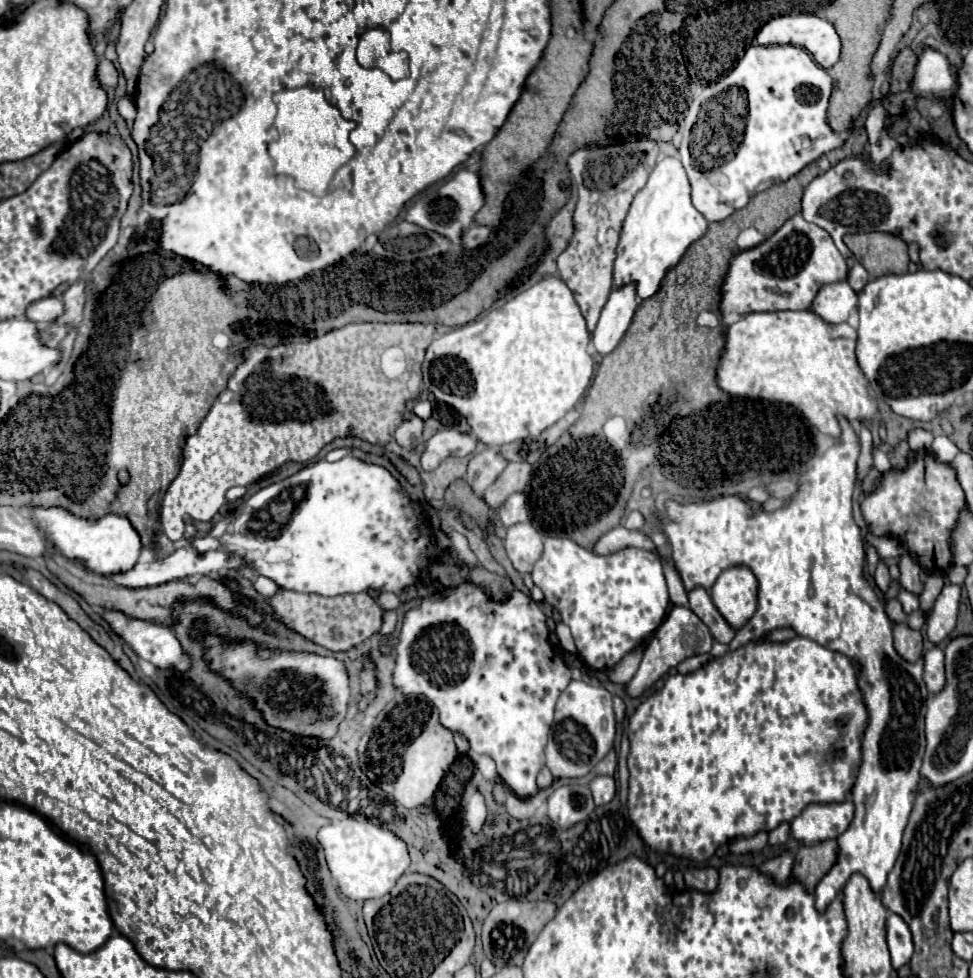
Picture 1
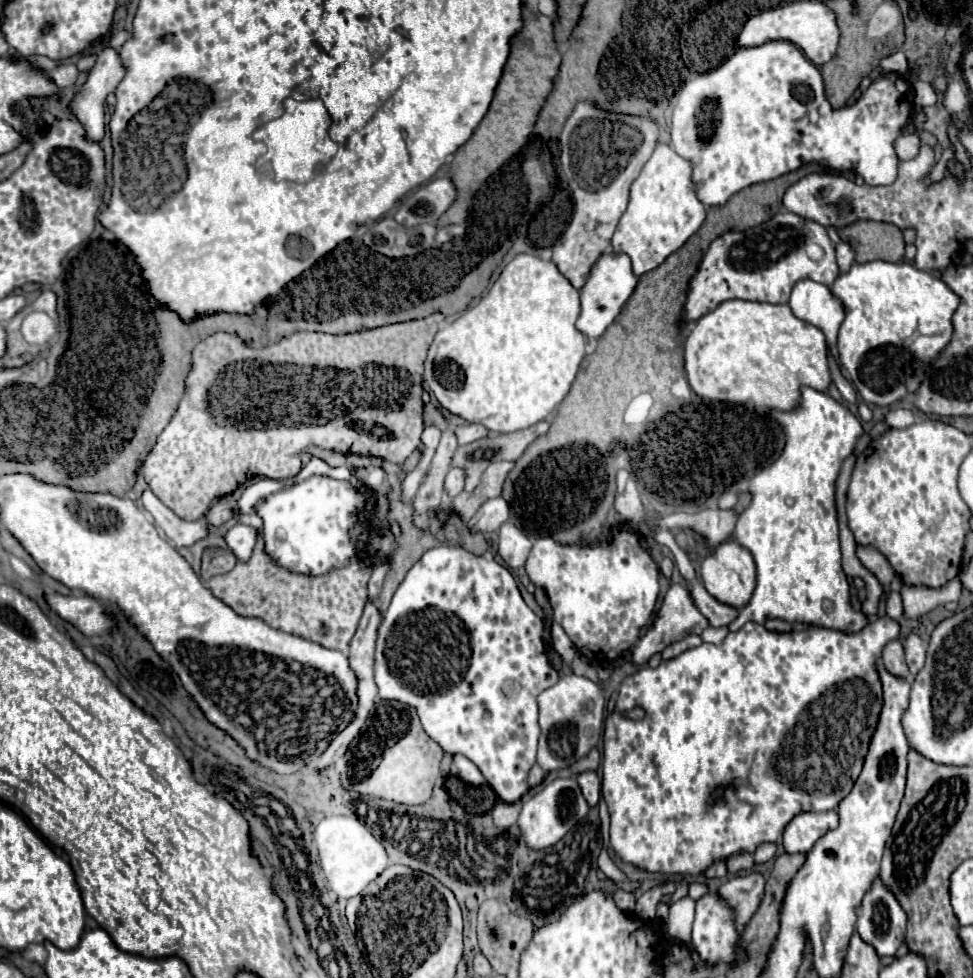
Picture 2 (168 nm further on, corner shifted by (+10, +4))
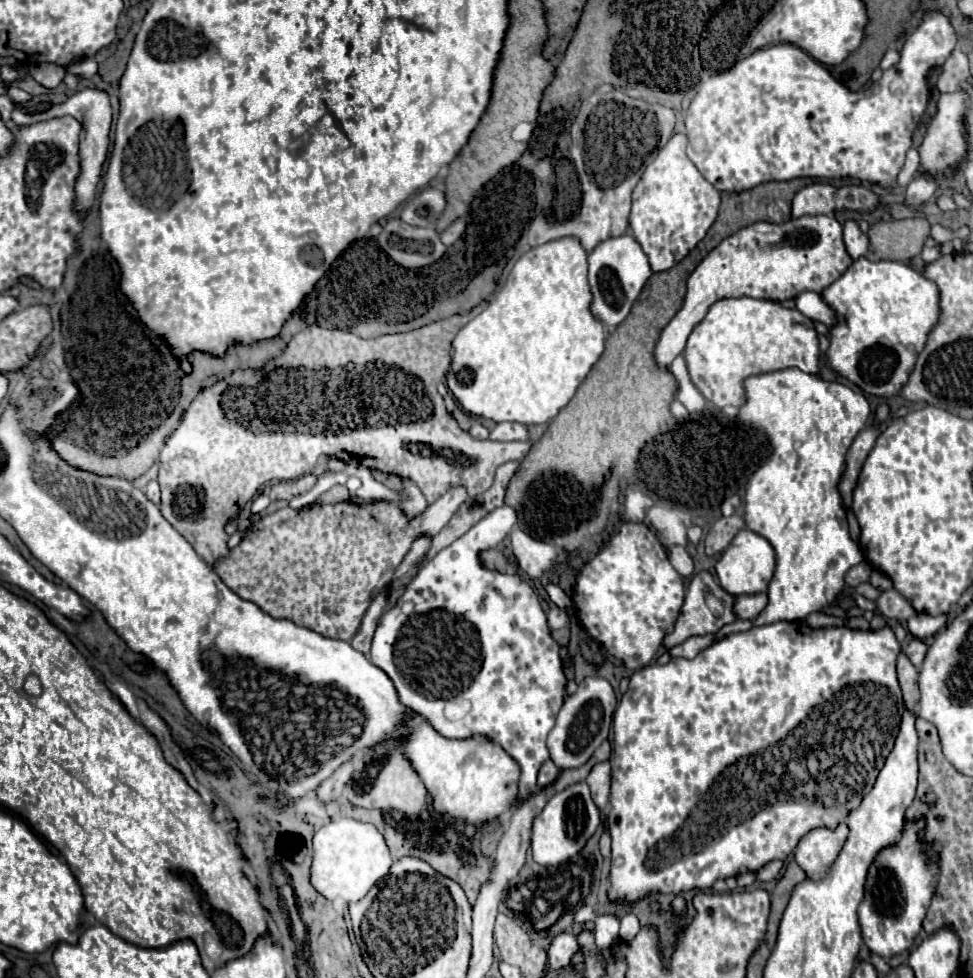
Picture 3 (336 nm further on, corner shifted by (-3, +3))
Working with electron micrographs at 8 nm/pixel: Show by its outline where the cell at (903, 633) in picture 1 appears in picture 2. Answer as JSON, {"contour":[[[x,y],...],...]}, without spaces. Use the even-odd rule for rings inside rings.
{"contour":[[[898,639],[890,641],[890,643],[884,647],[884,651],[882,651],[882,663],[884,663],[884,667],[886,667],[892,675],[910,679],[910,671],[906,669],[906,661],[904,661],[904,645],[902,645]]]}

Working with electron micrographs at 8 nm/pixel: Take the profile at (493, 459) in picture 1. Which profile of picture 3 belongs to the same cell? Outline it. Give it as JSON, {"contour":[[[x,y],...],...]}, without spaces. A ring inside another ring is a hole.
{"contour":[[[453,488],[413,518],[409,518],[401,506],[391,500],[377,500],[371,504],[313,504],[301,510],[287,506],[253,522],[239,546],[233,548],[227,558],[221,558],[213,570],[239,598],[257,604],[269,616],[287,618],[297,626],[315,630],[327,638],[349,642],[357,634],[373,596],[377,596],[393,578],[397,566],[411,550],[411,544],[421,536],[435,536],[459,510],[465,498],[465,488]]]}

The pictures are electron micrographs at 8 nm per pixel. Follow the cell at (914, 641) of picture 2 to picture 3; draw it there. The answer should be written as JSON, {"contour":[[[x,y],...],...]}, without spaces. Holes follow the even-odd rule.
{"contour":[[[913,638],[913,640],[909,642],[909,646],[907,646],[903,652],[907,654],[907,658],[911,658],[911,662],[913,662],[915,668],[921,668],[923,658],[925,658],[925,654],[927,654],[927,646],[925,646],[921,640]]]}

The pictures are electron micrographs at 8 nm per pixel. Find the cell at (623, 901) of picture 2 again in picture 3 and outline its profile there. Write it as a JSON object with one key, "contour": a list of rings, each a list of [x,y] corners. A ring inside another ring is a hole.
{"contour":[[[629,912],[620,922],[619,937],[624,941],[633,939],[641,930],[638,918]]]}

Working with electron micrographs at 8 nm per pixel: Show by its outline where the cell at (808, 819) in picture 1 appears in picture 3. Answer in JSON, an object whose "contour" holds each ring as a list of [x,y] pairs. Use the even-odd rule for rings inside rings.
{"contour":[[[839,824],[835,830],[817,828],[805,834],[795,850],[795,862],[803,868],[807,878],[823,878],[827,870],[831,868],[831,862],[839,856],[839,850],[843,848],[847,840],[849,828],[845,824]]]}

